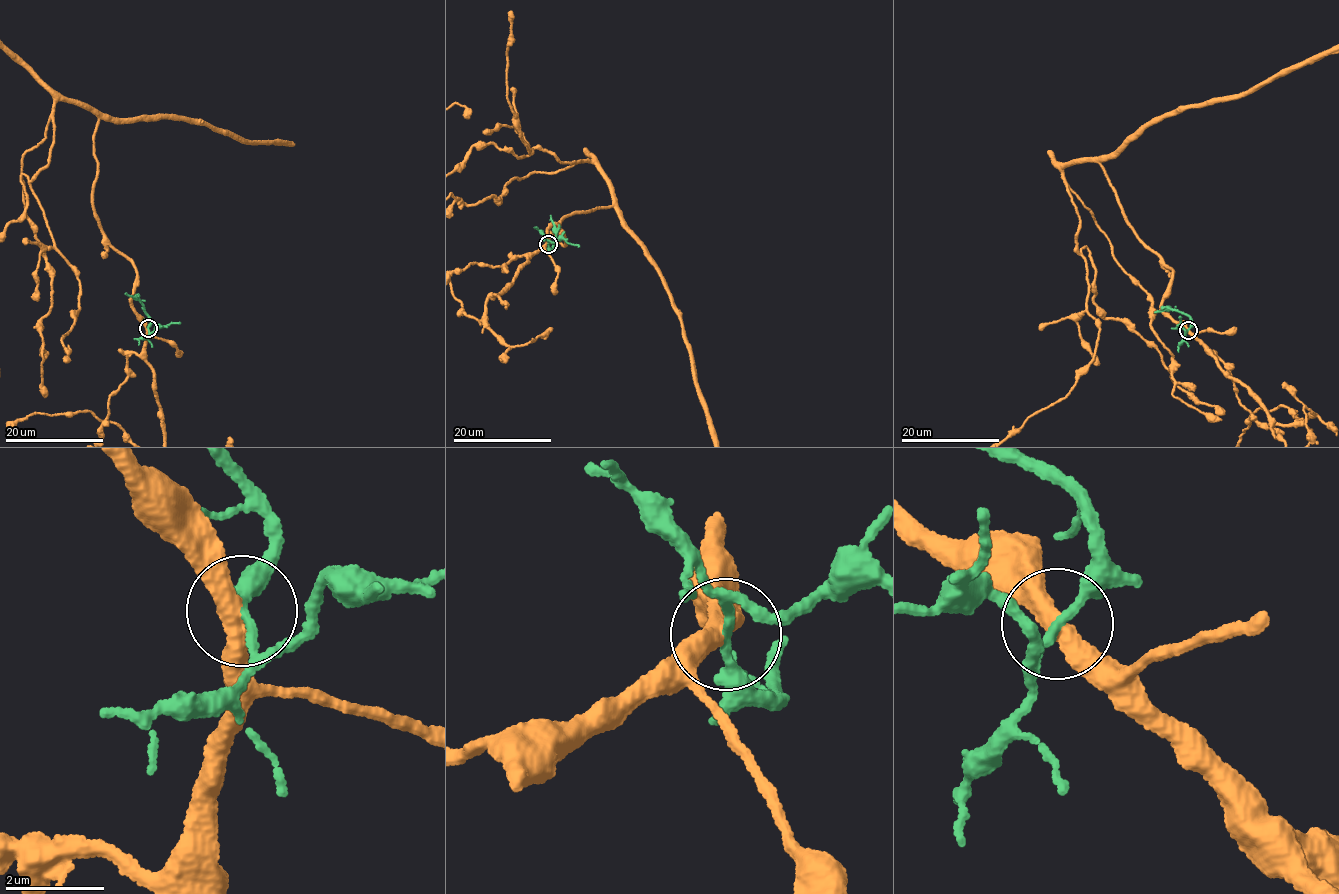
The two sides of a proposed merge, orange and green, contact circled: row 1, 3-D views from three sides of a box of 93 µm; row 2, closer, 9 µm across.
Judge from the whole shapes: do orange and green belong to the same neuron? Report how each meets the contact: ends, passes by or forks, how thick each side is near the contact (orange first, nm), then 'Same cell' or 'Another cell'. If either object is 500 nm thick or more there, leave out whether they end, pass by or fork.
At the ring orange passes by. At the ring green passes by. Thickness 380 nm (orange) against 170 nm. Another cell

